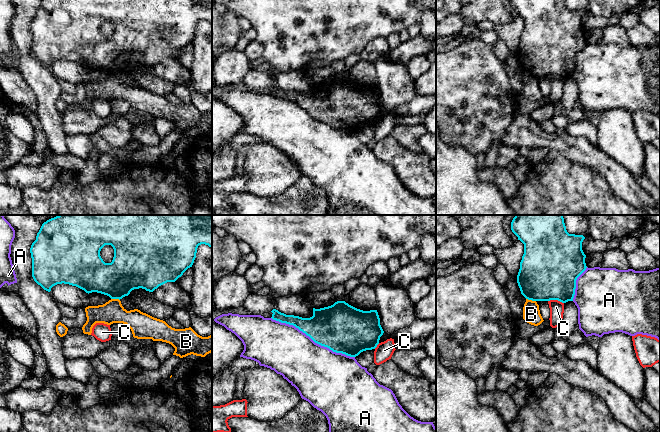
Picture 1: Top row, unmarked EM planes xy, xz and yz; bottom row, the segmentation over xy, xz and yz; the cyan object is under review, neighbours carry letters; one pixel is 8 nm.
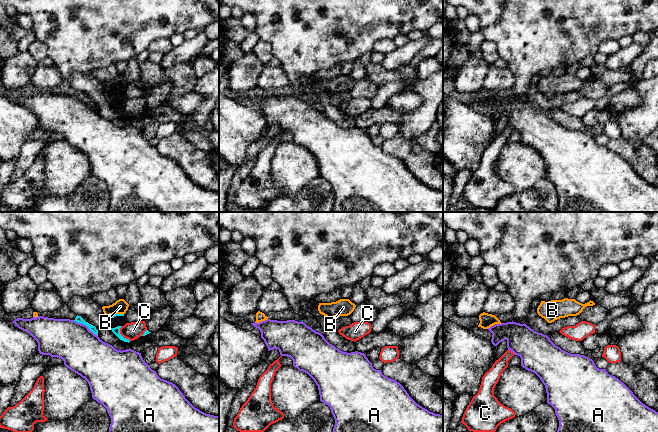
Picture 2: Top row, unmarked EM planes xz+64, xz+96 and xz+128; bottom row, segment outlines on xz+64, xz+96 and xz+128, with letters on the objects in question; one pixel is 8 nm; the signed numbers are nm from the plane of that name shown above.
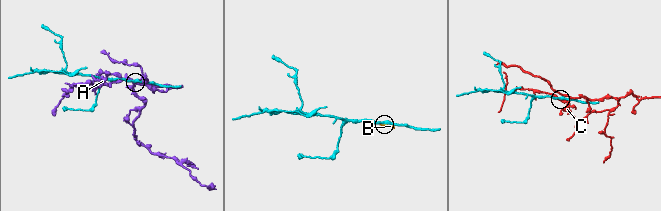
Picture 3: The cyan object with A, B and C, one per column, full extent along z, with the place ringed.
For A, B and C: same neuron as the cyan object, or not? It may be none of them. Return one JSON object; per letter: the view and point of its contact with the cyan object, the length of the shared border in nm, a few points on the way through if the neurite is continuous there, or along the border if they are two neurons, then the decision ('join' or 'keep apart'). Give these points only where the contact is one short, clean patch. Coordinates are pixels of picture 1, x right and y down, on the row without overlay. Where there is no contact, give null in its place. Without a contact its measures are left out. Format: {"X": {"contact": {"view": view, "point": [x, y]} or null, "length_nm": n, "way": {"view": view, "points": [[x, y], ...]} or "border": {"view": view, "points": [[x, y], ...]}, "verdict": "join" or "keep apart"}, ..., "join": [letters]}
{"A": {"contact": {"view": "xz", "point": [313, 116]}, "length_nm": 750, "verdict": "keep apart"}, "B": {"contact": {"view": "yz", "point": [531, 75]}, "length_nm": 80, "border": {"view": "yz", "points": [[526, 74], [535, 77]]}, "verdict": "keep apart"}, "C": {"contact": {"view": "yz", "point": [556, 75]}, "length_nm": 130, "verdict": "keep apart"}, "join": []}

